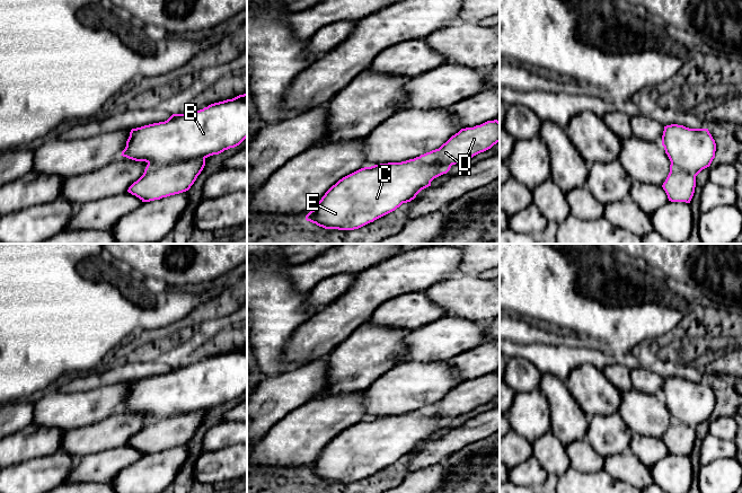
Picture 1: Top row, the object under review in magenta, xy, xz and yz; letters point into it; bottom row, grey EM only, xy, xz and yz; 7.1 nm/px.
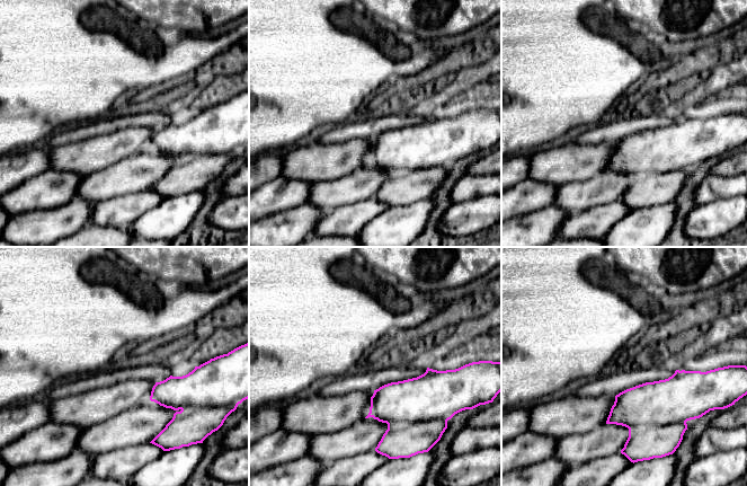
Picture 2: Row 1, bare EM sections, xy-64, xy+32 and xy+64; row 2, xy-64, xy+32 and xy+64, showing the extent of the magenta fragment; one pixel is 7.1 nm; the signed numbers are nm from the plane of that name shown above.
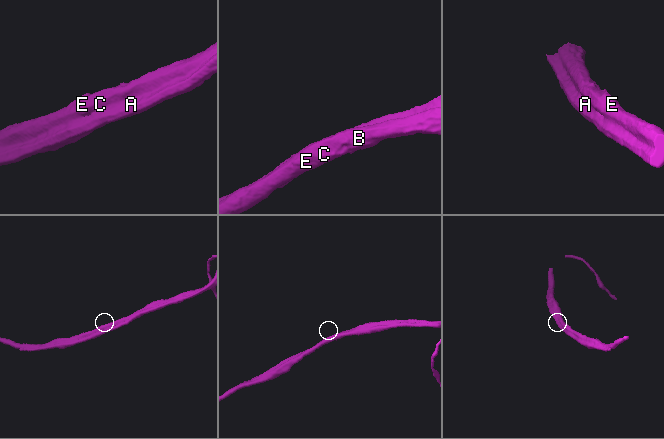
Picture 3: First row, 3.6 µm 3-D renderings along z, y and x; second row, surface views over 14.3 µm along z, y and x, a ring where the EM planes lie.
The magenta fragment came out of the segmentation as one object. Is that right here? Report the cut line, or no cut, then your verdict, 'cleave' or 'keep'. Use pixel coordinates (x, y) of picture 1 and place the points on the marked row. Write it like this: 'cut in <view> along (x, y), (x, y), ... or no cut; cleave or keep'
cut in xy along (204, 157), (148, 163); cleave

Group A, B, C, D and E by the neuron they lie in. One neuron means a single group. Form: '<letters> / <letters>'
A D / B C E

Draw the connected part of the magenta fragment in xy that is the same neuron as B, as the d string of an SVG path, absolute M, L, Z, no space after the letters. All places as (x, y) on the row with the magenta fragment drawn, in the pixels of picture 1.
M247 94L214 103L200 111L173 114L167 121L132 129L122 151L135 161L167 162L195 160L219 155L239 146L247 138Z

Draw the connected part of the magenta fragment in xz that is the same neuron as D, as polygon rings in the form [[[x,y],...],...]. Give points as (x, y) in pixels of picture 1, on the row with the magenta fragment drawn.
[[[487,121],[474,127],[461,129],[439,149],[414,158],[425,164],[450,164],[472,158],[500,142],[500,122]]]

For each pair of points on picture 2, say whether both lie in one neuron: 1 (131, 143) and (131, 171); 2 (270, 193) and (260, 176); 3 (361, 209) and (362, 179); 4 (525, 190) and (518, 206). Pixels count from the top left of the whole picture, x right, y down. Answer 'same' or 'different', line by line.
1: different
2: different
3: different
4: same

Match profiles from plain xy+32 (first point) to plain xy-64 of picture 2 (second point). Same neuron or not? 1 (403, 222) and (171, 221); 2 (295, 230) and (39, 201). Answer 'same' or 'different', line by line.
1: same
2: different

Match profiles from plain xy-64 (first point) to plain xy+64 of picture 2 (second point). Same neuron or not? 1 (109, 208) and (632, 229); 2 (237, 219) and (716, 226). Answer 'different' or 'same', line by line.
1: different
2: same

